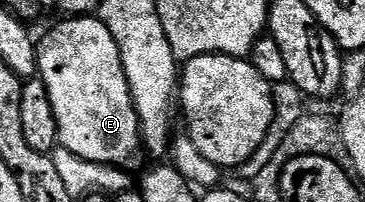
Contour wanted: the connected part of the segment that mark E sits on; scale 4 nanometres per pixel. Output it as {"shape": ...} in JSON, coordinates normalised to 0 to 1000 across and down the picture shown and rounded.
{"shape":[[[186,84],[167,134],[153,134],[132,178],[123,183],[118,228],[104,252],[104,371],[132,446],[132,470],[142,490],[148,520],[148,559],[159,599],[159,639],[164,644],[164,708],[178,752],[211,767],[216,787],[233,787],[238,807],[279,807],[288,817],[342,817],[373,767],[373,743],[389,728],[389,644],[384,634],[384,589],[373,569],[373,525],[362,510],[362,465],[351,436],[345,401],[345,361],[334,342],[334,302],[329,297],[329,248],[312,203],[312,183],[301,163],[301,144],[290,144],[290,124],[258,84]]]}

